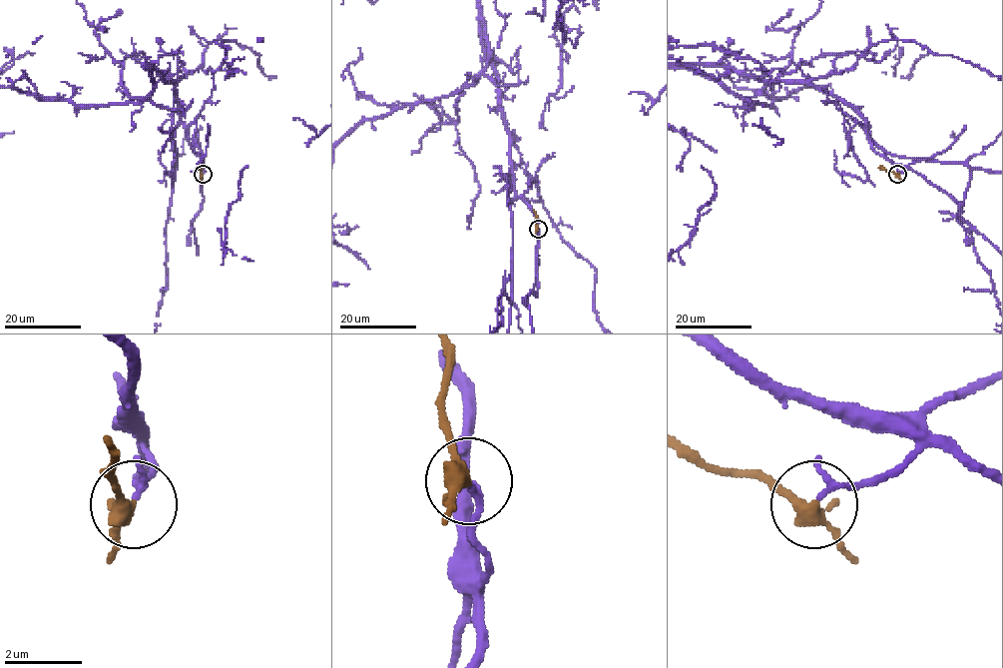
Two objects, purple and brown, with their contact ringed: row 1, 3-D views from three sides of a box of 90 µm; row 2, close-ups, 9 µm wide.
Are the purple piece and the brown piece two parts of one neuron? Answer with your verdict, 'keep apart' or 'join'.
join

